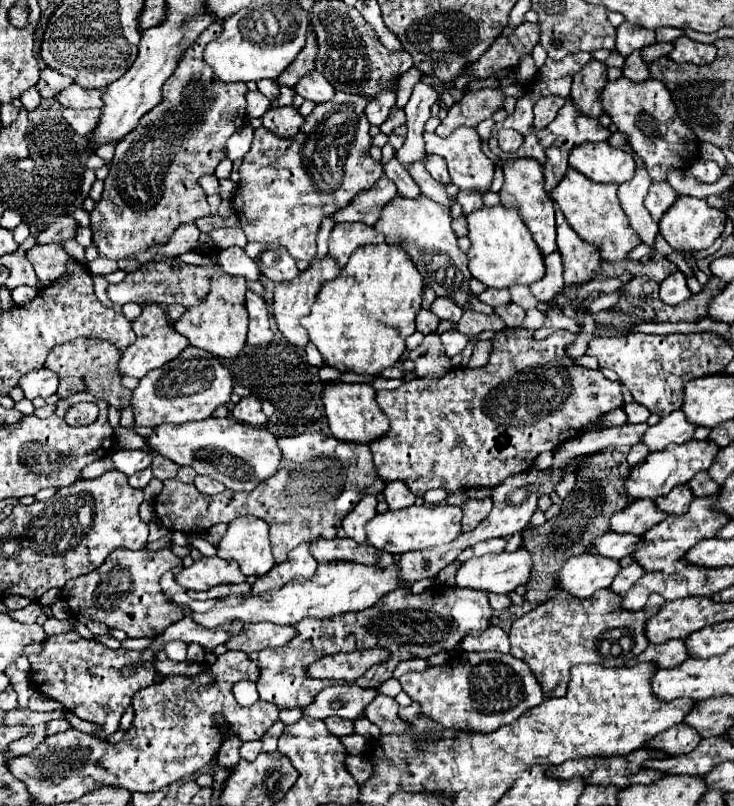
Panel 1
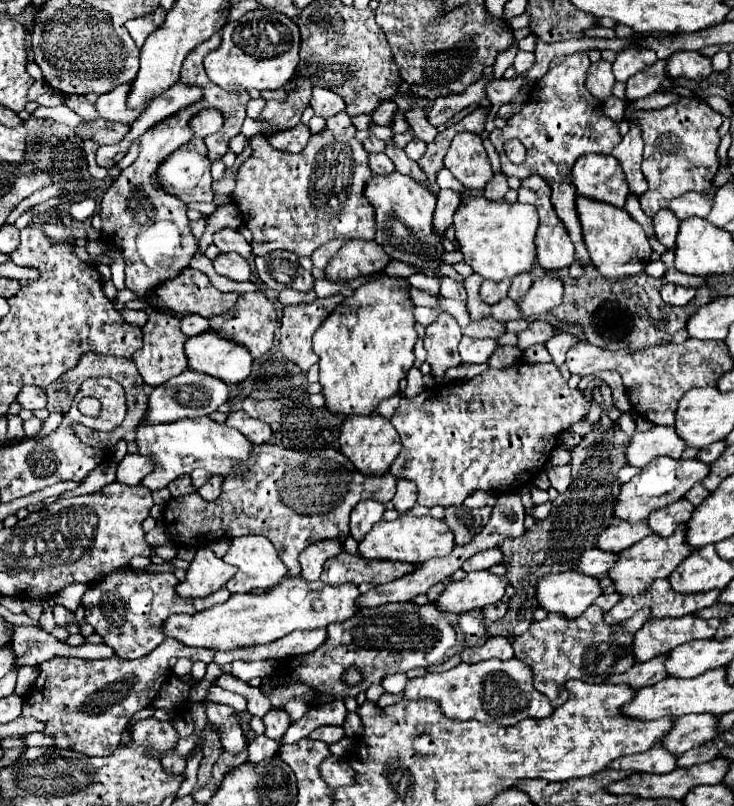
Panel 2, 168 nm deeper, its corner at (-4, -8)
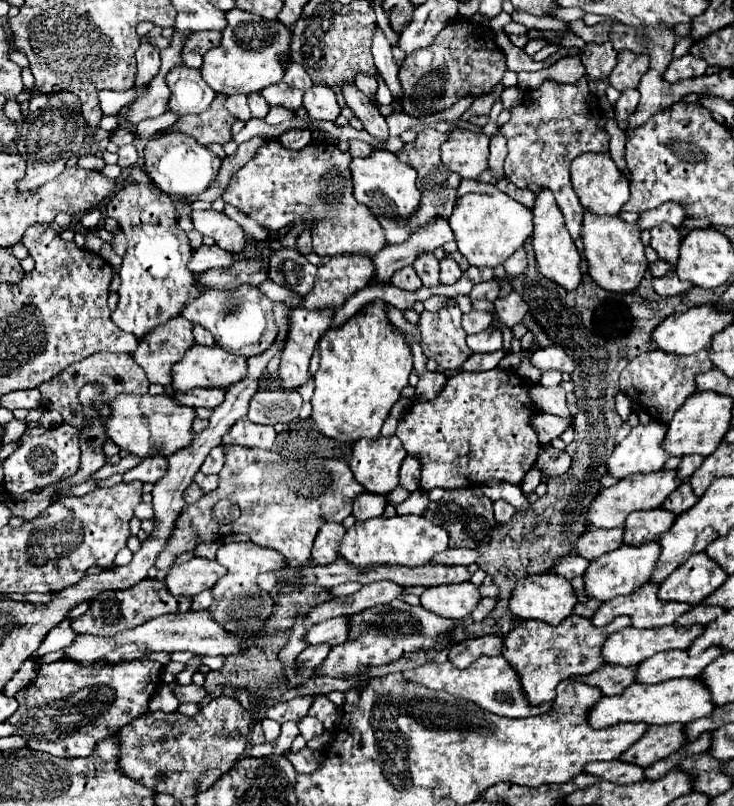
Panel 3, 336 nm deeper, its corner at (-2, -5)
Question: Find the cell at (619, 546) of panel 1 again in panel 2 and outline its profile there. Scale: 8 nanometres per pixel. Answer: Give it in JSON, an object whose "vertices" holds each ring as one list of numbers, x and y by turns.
{"vertices":[[591,548,591,550,583,552,583,556,579,560,579,570,589,574,589,576,603,578,607,574,607,570,613,568,617,558,619,556,615,552,605,552,601,548]]}

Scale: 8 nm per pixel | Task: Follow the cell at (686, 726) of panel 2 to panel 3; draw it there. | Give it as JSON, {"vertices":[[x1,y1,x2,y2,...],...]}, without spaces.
{"vertices":[[657,725,649,727,643,737,633,743,619,759,631,765,639,767,651,767,655,761,665,759,667,755,675,753,687,743,687,737,683,733,683,725]]}

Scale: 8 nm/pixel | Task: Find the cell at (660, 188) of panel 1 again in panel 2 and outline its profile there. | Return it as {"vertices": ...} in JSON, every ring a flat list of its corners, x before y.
{"vertices":[[661,210,653,216,653,226,655,226,655,234,657,240,661,244,665,244,667,248,675,248,675,236,677,236,677,228,679,228,679,218,669,210]]}

